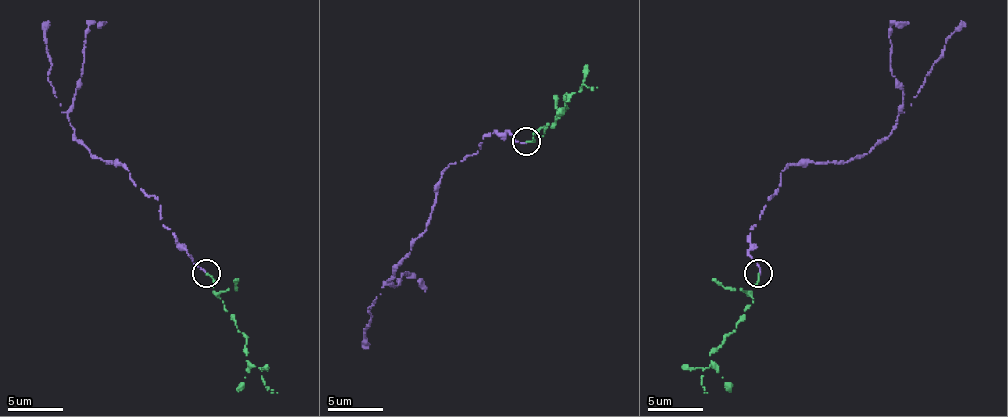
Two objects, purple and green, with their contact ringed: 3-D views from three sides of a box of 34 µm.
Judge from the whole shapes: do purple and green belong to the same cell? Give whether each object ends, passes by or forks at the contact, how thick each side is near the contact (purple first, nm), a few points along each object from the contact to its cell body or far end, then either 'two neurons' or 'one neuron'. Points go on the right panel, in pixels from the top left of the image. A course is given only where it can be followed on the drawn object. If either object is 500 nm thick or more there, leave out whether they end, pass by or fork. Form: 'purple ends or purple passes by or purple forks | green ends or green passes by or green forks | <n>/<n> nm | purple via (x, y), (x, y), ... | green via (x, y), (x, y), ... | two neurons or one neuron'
purple ends | green ends | 150/160 nm | purple via (760, 274), (749, 254), (749, 229), (780, 174), (802, 163), (846, 163), (866, 154), (888, 135), (963, 21) | green via (758, 274), (744, 318), (724, 338), (702, 371), (705, 393) | one neuron

